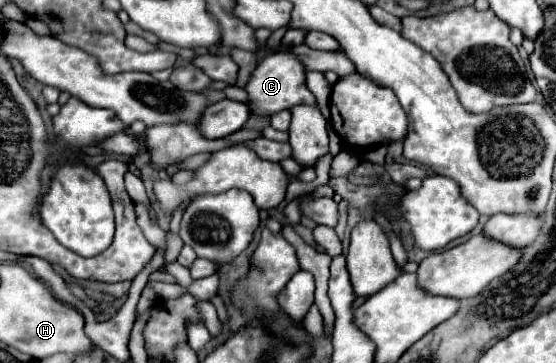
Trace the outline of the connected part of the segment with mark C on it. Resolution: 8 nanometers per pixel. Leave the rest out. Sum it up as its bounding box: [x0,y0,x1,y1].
[247,53,317,117]

